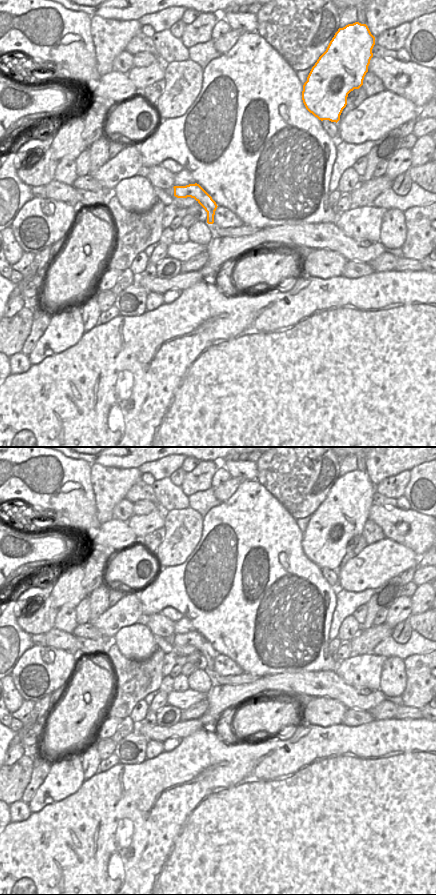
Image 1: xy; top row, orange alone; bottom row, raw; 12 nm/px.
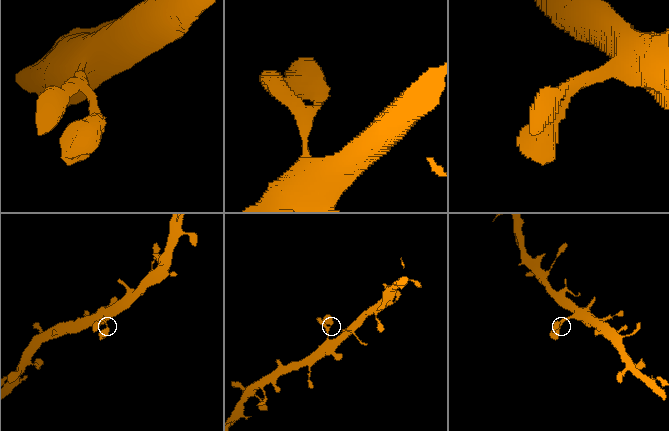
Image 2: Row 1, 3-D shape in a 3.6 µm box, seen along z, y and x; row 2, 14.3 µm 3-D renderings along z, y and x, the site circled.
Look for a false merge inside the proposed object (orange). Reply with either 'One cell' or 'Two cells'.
One cell.

